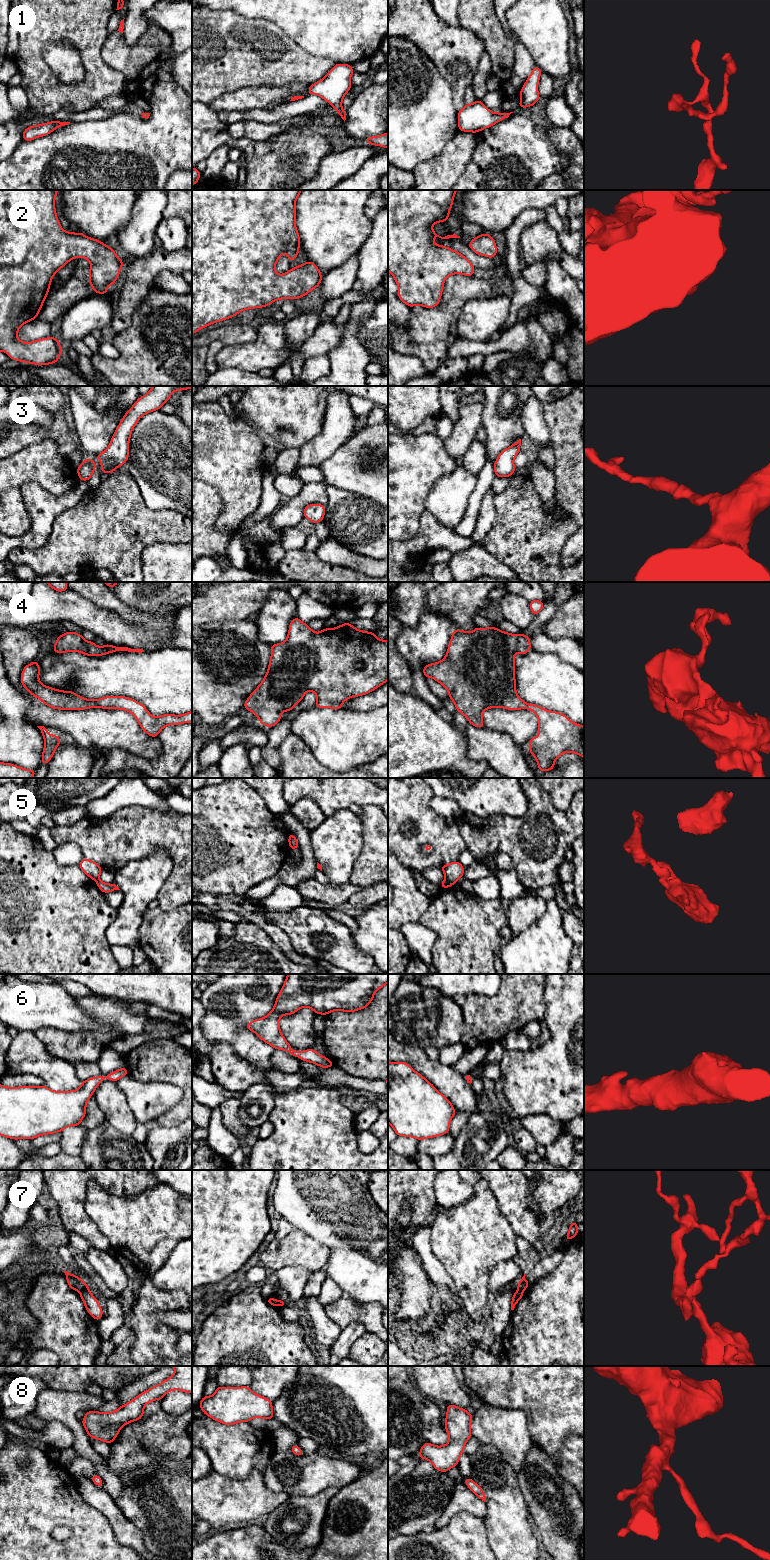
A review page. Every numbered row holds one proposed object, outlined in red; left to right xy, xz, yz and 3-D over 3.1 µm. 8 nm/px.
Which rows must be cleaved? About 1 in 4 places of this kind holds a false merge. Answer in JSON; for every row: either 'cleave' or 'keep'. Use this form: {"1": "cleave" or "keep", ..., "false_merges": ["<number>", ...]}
{"1": "keep", "2": "keep", "3": "keep", "4": "keep", "5": "cleave", "6": "keep", "7": "cleave", "8": "keep", "false_merges": ["5", "7"]}

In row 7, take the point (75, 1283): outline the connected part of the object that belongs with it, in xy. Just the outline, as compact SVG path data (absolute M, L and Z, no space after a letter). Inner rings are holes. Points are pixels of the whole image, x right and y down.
M67 1271L63 1272L66 1275L67 1284L72 1290L80 1291L83 1287L86 1286L86 1283L76 1275L73 1275Z

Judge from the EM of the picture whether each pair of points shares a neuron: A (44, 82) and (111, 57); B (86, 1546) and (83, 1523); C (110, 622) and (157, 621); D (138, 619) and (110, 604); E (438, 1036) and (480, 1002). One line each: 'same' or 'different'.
A: different
B: same
C: different
D: same
E: different

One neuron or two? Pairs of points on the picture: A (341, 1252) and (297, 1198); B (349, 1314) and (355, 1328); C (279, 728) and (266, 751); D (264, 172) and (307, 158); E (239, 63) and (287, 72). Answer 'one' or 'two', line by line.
A: one
B: two
C: one
D: one
E: one

